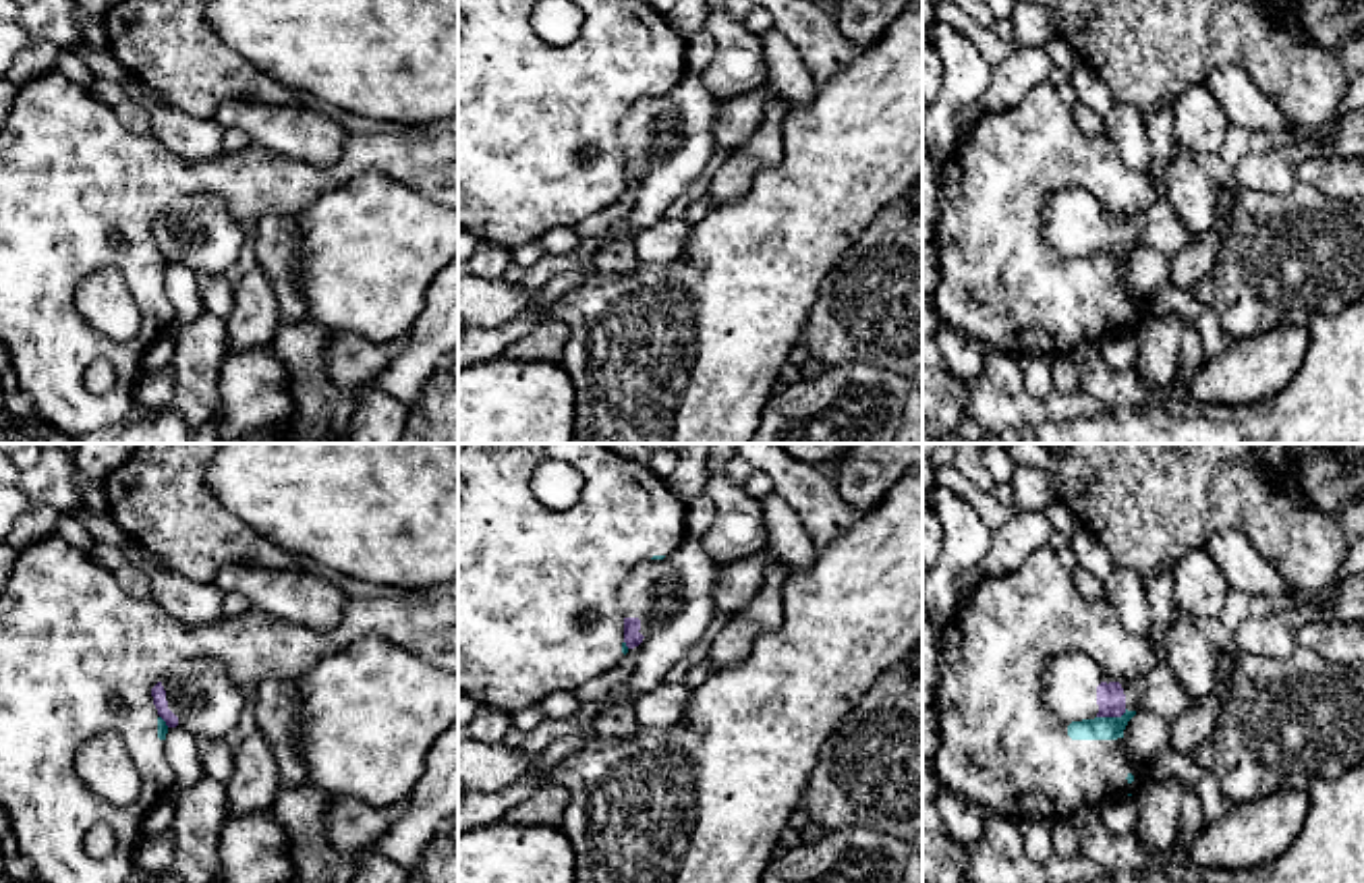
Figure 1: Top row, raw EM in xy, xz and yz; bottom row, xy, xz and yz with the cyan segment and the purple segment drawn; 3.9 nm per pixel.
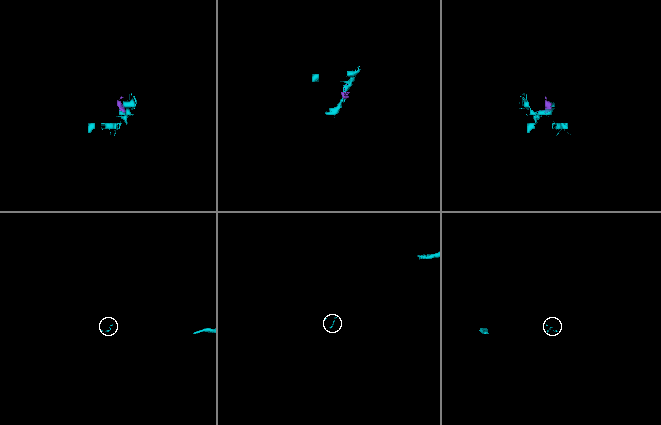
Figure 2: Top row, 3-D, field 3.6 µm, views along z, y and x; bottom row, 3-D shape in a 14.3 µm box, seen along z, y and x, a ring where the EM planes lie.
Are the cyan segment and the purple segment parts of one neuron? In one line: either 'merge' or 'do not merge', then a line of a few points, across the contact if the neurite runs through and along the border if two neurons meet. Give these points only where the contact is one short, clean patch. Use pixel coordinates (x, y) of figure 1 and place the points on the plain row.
do not merge; line yz (1126, 245), (1114, 253), (1097, 253)

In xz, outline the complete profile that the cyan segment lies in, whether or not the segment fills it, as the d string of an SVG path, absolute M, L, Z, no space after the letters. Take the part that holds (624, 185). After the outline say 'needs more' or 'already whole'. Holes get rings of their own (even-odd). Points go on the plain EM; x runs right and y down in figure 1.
M458 0L458 228L473 232L479 240L514 249L541 240L556 226L576 228L589 216L614 205L628 182L624 178L624 149L618 126L630 106L647 95L663 95L686 73L686 39L647 0L572 0L582 10L580 35L562 48L543 41L531 15L539 0Z; needs more

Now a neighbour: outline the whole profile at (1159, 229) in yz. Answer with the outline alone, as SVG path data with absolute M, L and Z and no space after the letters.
M1065 189L1041 211L1041 240L1070 259L1126 247L1150 247L1173 257L1192 243L1192 234L1165 197L1144 213L1113 218L1088 191Z

